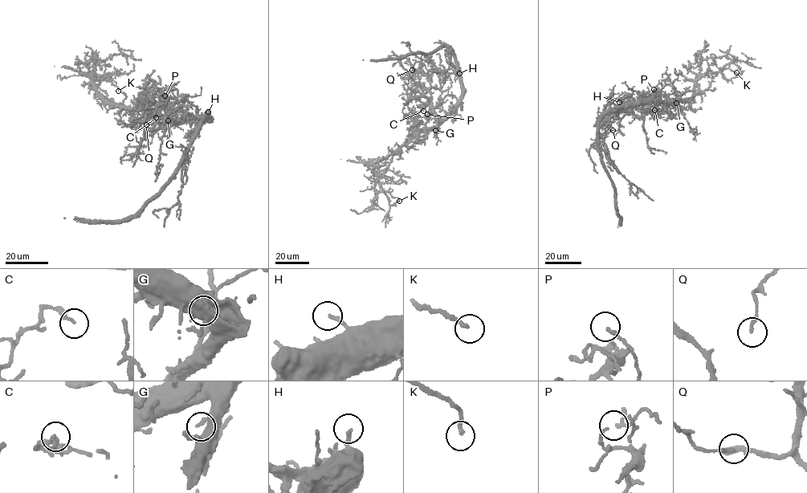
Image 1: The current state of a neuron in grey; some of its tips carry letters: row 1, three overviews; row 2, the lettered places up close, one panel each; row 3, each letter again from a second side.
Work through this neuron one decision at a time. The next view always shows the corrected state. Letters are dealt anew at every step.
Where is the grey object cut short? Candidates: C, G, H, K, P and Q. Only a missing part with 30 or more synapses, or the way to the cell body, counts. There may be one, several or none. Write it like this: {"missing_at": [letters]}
{"missing_at": ["H", "K"]}

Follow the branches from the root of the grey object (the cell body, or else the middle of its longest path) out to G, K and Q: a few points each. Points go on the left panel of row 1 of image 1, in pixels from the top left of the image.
G: (199, 117), (177, 123), (168, 120)
K: (199, 117), (177, 121), (120, 107), (97, 91), (92, 78), (96, 75), (110, 79), (118, 91)
Q: (199, 117), (169, 124), (168, 112), (158, 105), (156, 108), (160, 114), (146, 124)

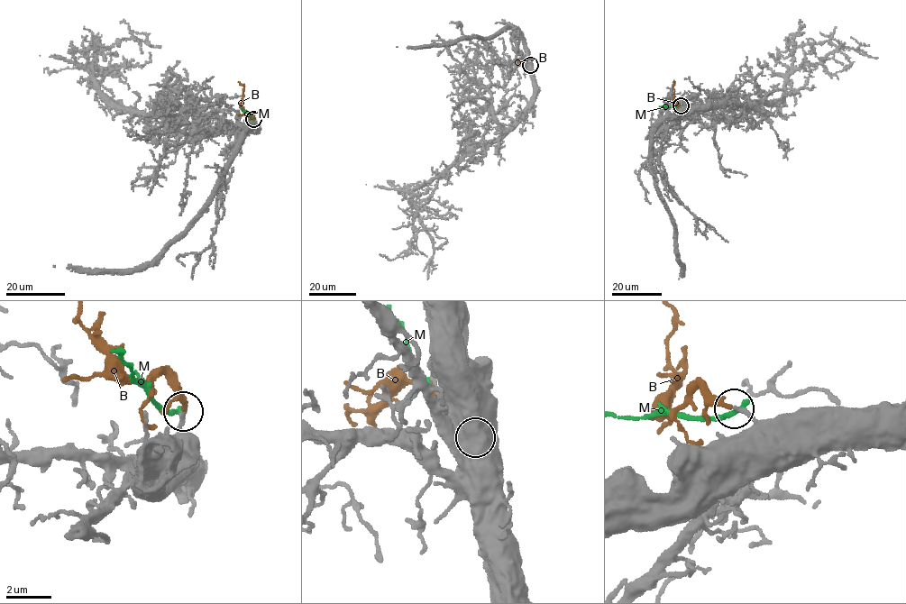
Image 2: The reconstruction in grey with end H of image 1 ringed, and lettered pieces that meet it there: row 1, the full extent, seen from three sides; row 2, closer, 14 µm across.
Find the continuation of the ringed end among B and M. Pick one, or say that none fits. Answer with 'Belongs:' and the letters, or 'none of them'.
Belongs: B

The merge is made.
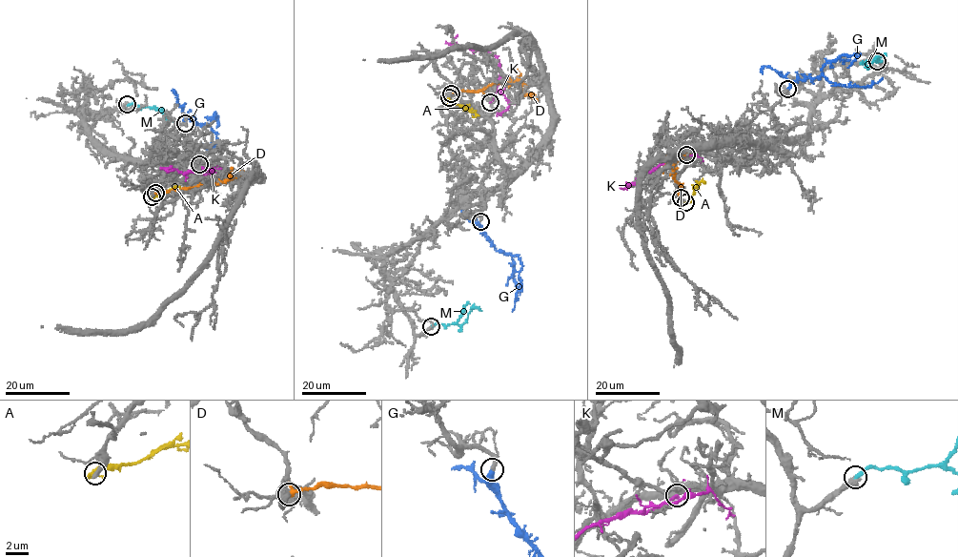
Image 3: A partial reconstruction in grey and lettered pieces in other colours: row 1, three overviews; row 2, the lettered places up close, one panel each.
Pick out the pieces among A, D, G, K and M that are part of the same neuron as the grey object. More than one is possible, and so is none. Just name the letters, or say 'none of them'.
A, G

